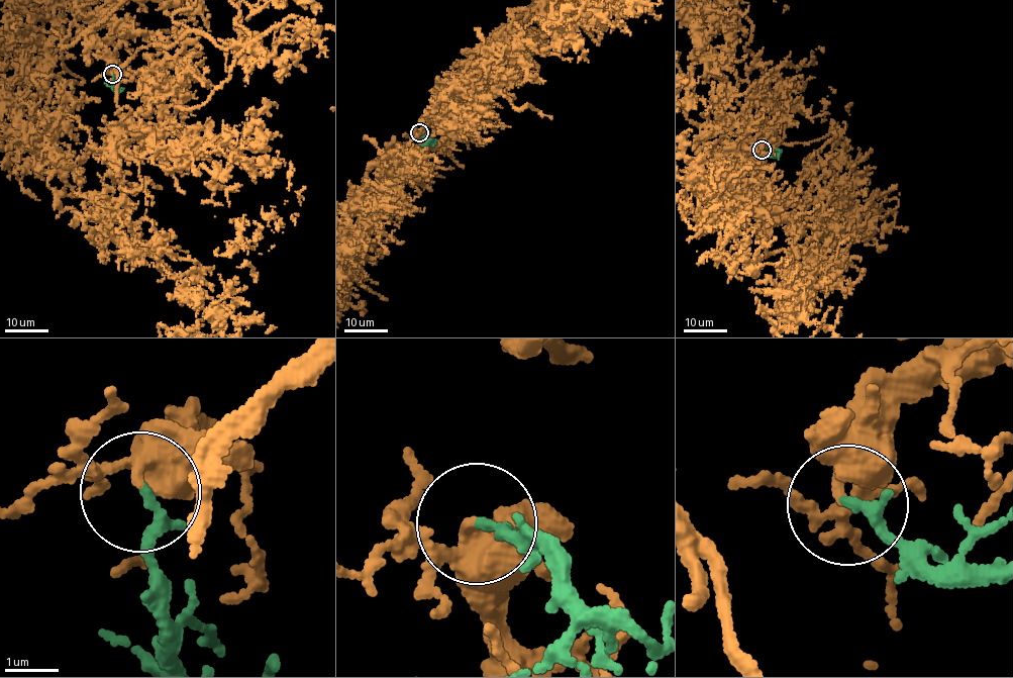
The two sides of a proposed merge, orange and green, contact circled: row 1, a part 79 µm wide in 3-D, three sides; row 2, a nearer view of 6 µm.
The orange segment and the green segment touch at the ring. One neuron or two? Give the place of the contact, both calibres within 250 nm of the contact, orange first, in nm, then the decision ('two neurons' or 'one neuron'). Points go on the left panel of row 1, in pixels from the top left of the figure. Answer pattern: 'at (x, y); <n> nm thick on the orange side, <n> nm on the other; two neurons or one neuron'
at (112, 74); 260 nm thick on the orange side, 220 nm on the other; one neuron

